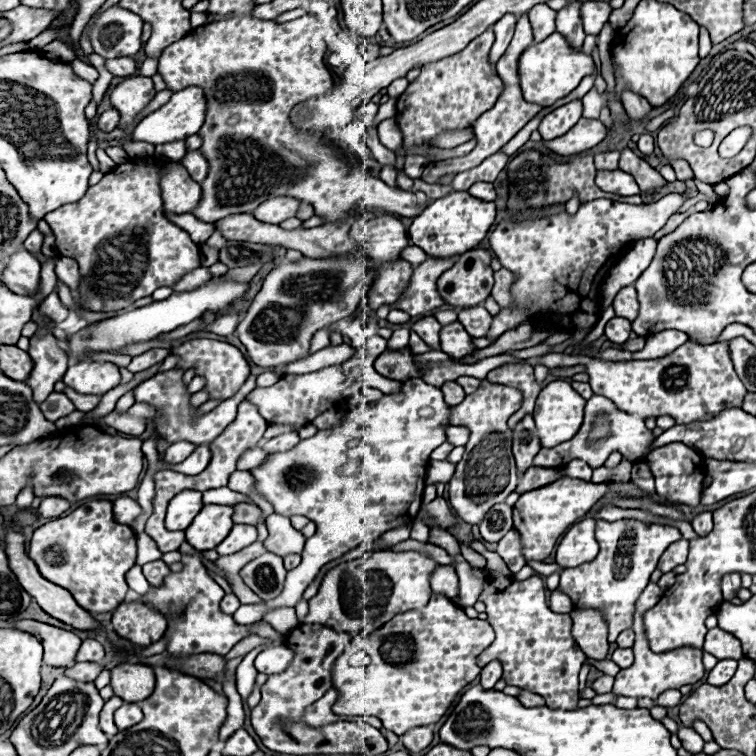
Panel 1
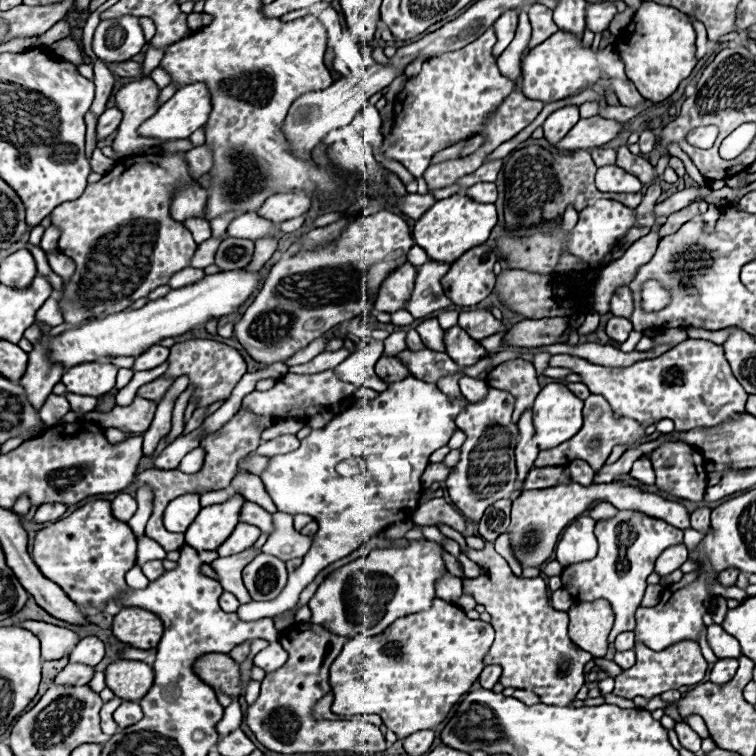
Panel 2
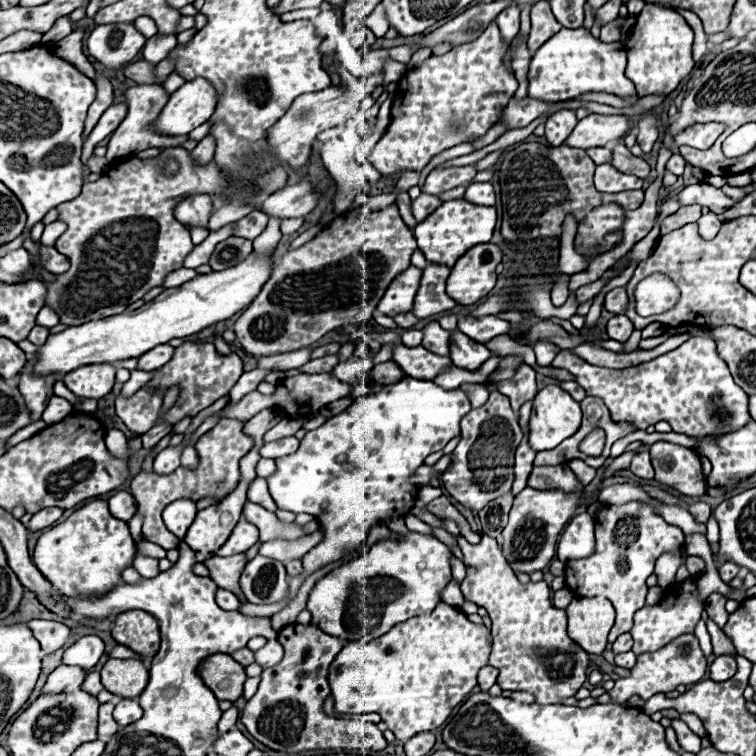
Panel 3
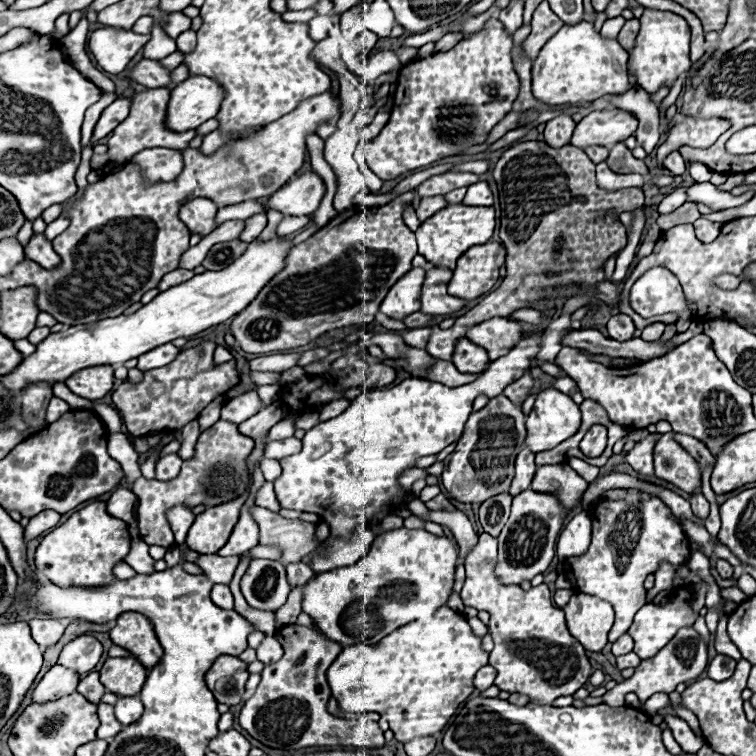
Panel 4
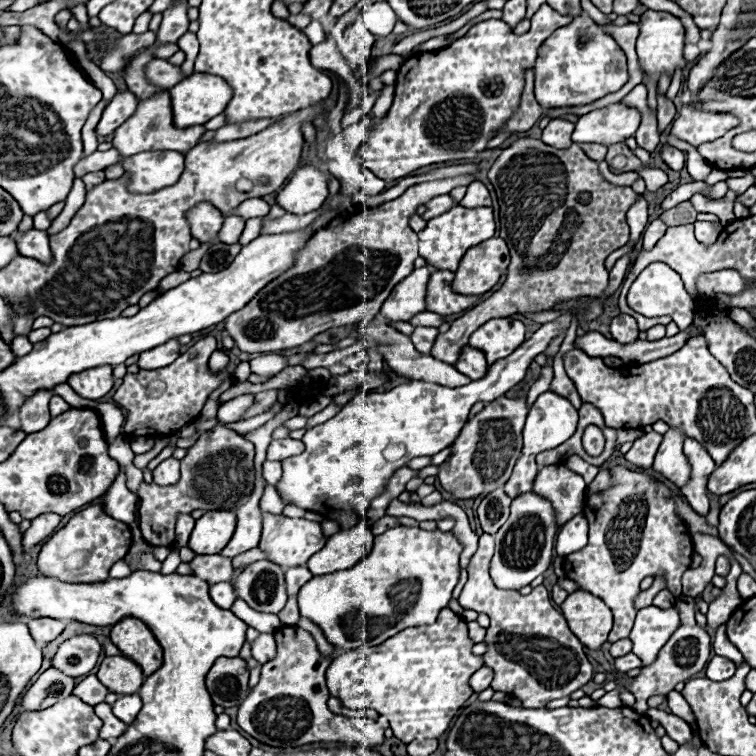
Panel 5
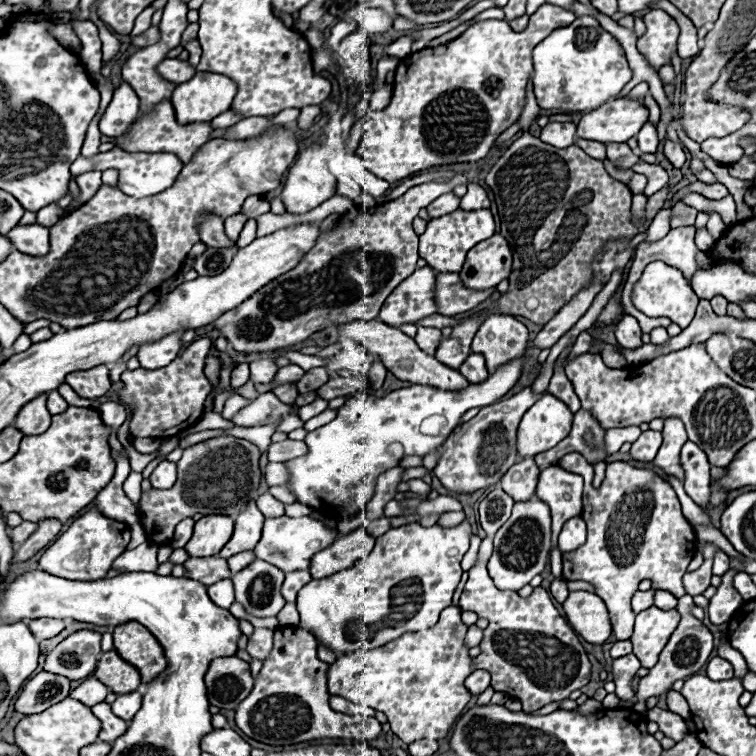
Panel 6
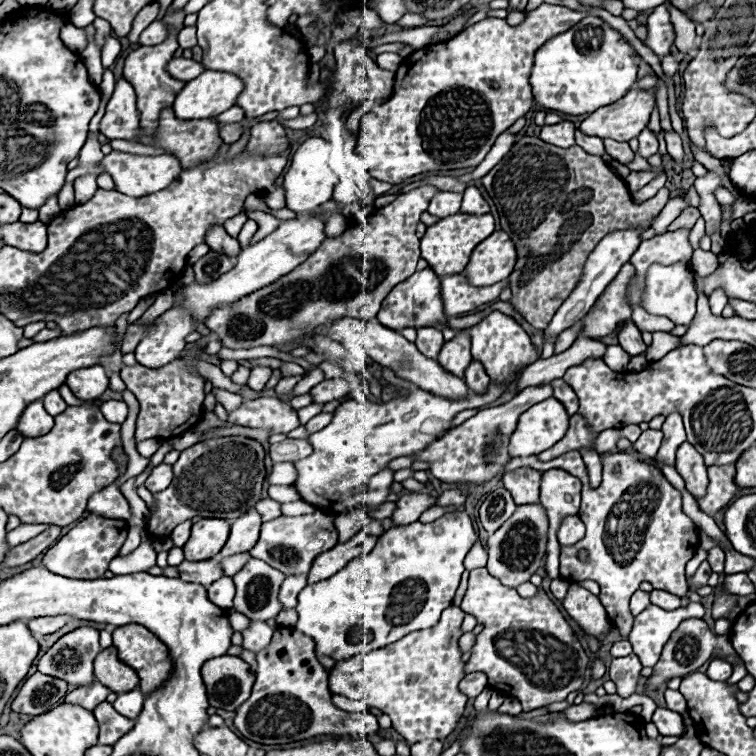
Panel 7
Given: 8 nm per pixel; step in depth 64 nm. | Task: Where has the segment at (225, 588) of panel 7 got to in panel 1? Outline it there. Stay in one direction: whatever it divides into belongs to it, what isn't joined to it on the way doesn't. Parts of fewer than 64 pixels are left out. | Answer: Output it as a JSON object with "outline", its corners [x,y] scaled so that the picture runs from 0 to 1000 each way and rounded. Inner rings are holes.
{"outline":[[[299,786],[299,788],[294,791],[294,796],[291,796],[291,807],[294,807],[296,812],[310,812],[315,802],[317,802],[317,796],[315,796],[315,791],[312,791],[310,786]]]}

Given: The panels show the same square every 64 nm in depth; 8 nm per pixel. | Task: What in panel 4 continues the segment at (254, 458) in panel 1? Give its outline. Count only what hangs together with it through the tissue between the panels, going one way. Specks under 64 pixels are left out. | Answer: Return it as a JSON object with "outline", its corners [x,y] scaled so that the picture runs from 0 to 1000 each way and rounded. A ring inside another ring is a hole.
{"outline":[[[349,606],[347,614],[344,614],[344,619],[347,619],[349,632],[352,632],[354,638],[360,638],[360,635],[365,635],[365,630],[370,630],[370,614],[368,614],[368,608],[354,608],[354,606]]]}

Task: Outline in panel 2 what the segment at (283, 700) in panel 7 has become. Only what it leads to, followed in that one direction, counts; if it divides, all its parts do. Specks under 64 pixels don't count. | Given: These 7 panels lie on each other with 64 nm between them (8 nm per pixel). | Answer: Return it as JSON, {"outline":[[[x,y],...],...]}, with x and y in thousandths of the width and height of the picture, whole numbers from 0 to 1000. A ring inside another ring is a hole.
{"outline":[[[386,825],[373,833],[370,852],[381,862],[376,884],[352,889],[344,921],[325,939],[325,958],[336,974],[360,995],[397,997],[397,995],[505,995],[511,992],[508,971],[500,960],[481,952],[418,952],[413,947],[418,929],[437,915],[434,884],[460,849],[455,841],[444,841],[421,825]]]}

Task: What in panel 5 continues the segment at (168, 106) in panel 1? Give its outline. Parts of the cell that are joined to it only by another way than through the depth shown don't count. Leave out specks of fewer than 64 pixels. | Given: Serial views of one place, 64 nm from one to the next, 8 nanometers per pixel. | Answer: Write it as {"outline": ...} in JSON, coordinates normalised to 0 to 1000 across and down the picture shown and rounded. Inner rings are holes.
{"outline":[[[257,95],[225,116],[225,130],[230,164],[235,169],[249,169],[272,164],[278,156],[294,151],[296,140],[307,130],[307,116],[291,101]]]}

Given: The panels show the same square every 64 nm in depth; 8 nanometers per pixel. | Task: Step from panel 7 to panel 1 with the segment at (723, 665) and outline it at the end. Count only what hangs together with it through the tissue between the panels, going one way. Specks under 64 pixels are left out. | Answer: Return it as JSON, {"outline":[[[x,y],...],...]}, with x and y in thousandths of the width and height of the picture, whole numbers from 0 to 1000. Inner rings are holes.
{"outline":[[[952,873],[937,892],[937,905],[955,907],[968,897],[968,889],[974,889],[976,876],[974,873]]]}

